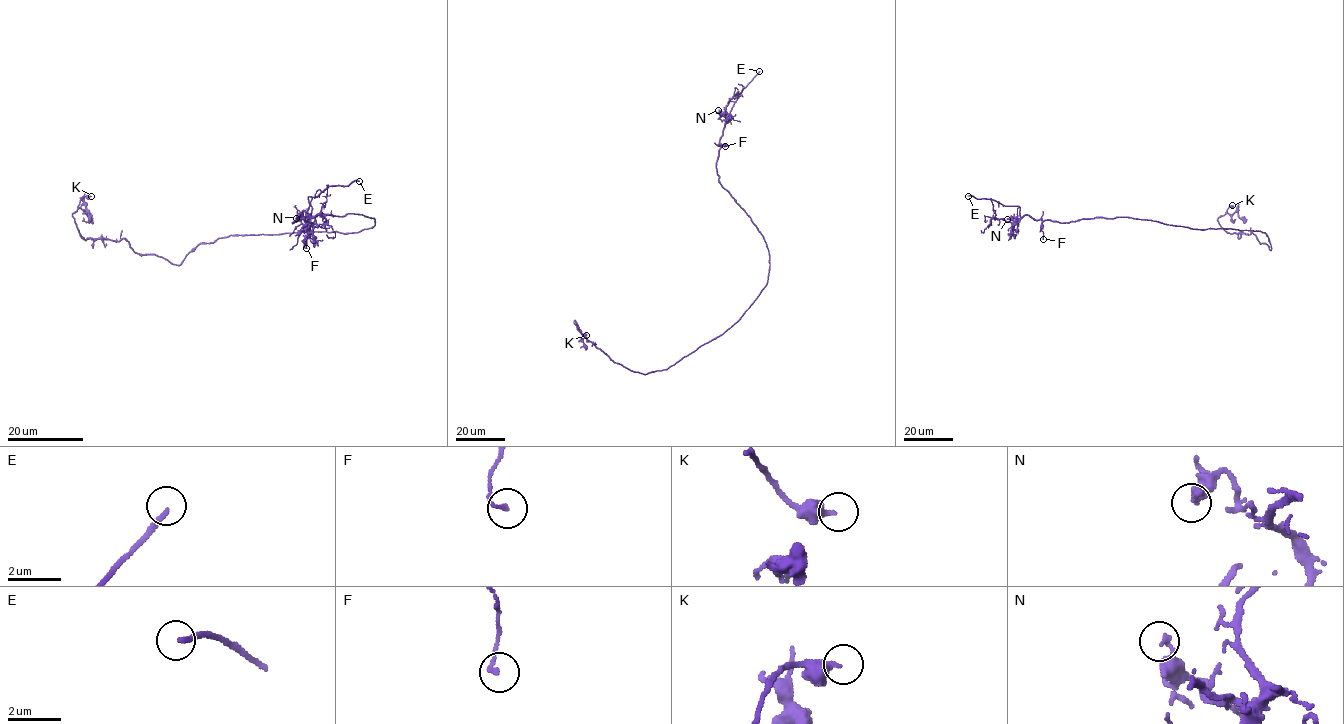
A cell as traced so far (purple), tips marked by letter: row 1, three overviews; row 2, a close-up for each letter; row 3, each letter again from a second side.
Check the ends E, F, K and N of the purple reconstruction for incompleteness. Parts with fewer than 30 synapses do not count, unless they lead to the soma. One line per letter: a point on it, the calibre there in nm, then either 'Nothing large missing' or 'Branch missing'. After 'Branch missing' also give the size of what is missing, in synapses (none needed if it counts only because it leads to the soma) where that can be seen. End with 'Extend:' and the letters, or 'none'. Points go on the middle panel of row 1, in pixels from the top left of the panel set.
E: Place: (759, 71). Thickness 190 nm. Nothing large missing
F: Place: (725, 146). Thickness 150 nm. Nothing large missing
K: Place: (586, 335). Thickness 380 nm. Nothing large missing
N: Place: (718, 110). Thickness 200 nm. Nothing large missing
Extend: none

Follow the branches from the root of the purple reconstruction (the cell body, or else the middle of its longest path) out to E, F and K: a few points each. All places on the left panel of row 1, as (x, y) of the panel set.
E: (348, 233), (371, 228), (374, 218), (318, 214), (292, 222), (307, 212), (309, 197), (359, 181)
F: (348, 233), (371, 228), (374, 218), (358, 214), (299, 217), (292, 222), (297, 218), (308, 235), (306, 248)
K: (348, 233), (230, 235), (198, 244), (174, 265), (136, 252), (123, 238), (85, 239), (72, 214), (91, 196)

